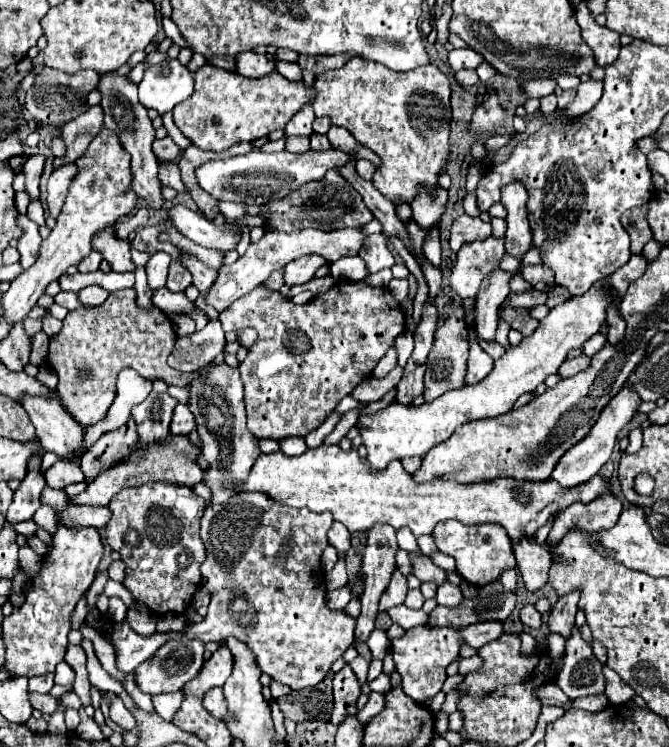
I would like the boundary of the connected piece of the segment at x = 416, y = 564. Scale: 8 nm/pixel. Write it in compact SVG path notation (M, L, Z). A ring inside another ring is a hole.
M409 553L411 565L413 565L413 575L419 581L433 581L437 585L445 583L445 571L439 569L437 565L433 565L433 561L427 555L417 555L417 553Z

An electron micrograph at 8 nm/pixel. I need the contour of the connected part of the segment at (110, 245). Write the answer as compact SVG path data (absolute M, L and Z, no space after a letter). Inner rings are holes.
M113 227L101 231L93 239L93 249L97 249L107 259L107 263L111 265L111 269L119 271L119 273L135 271L135 265L133 265L131 255L129 255L129 247L131 247L129 241L121 241L121 239L115 237Z

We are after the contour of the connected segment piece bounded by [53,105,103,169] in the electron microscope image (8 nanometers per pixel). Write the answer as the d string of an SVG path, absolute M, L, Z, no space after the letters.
M99 105L87 109L85 115L79 115L77 119L65 123L61 127L61 139L63 139L65 147L67 147L67 151L65 151L63 157L53 161L53 167L57 169L57 167L65 165L65 163L77 161L79 155L87 151L93 135L99 133L101 125L103 125L103 109Z

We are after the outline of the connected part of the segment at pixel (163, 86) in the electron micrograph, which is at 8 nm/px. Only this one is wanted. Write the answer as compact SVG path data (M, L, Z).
M165 59L149 69L139 83L139 103L155 109L159 115L173 111L175 105L189 99L193 93L193 75L177 59Z

